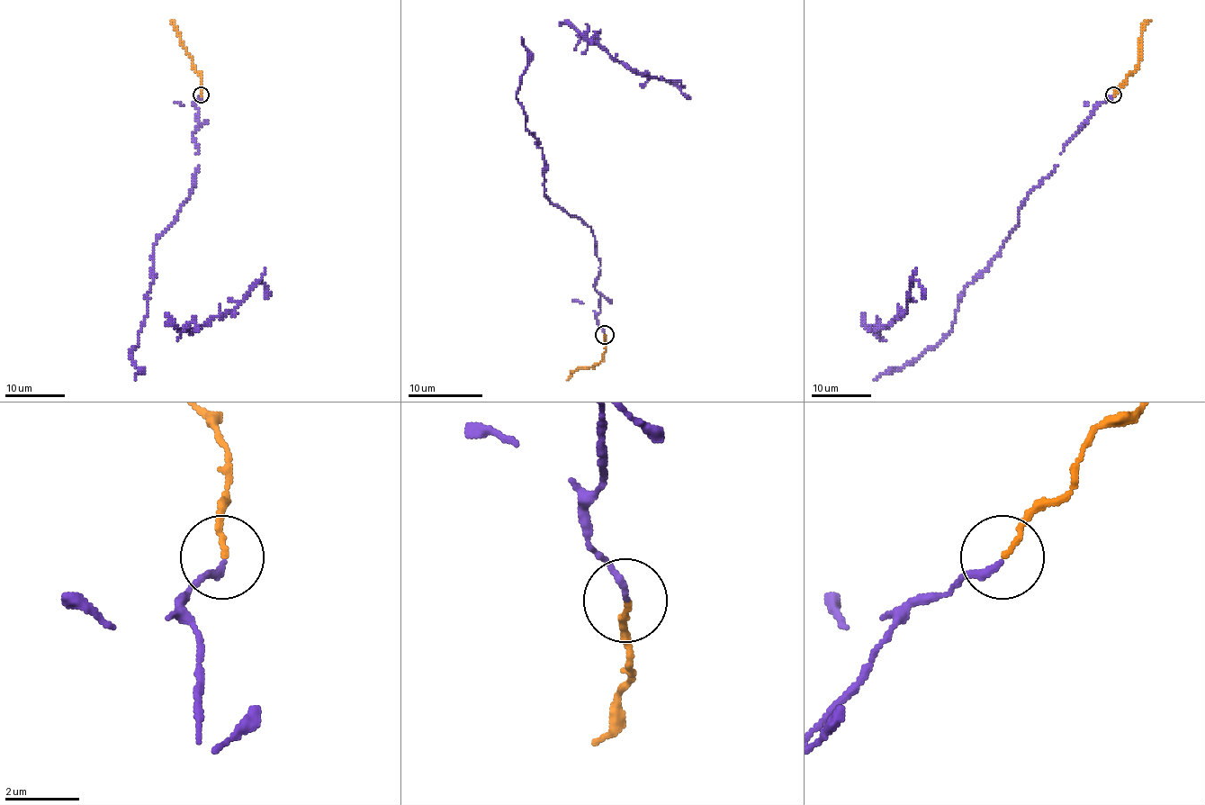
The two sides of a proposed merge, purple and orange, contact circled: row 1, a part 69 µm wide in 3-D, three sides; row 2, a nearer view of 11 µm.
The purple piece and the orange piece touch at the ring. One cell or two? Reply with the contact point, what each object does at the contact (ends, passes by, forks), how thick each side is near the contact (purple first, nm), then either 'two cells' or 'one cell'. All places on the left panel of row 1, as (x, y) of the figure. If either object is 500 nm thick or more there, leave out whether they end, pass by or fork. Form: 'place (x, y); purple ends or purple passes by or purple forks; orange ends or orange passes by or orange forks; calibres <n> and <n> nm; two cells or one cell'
place (201, 94); purple ends; orange ends; calibres 180 and 130 nm; one cell

